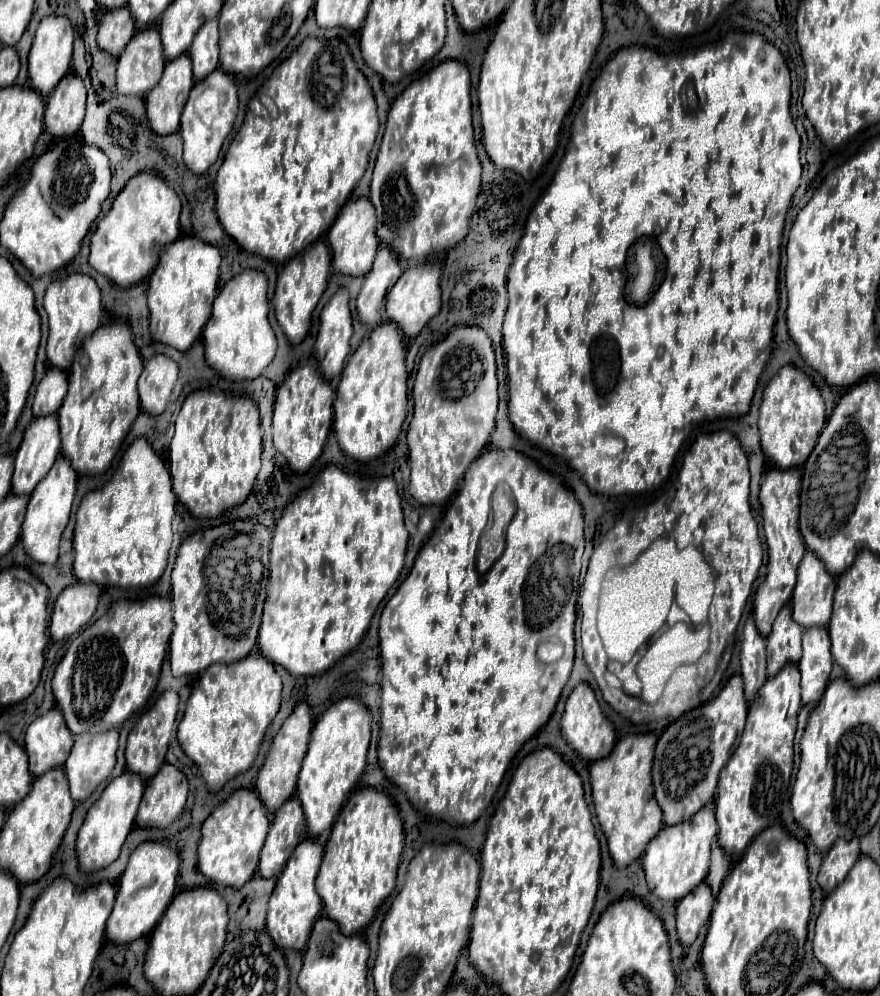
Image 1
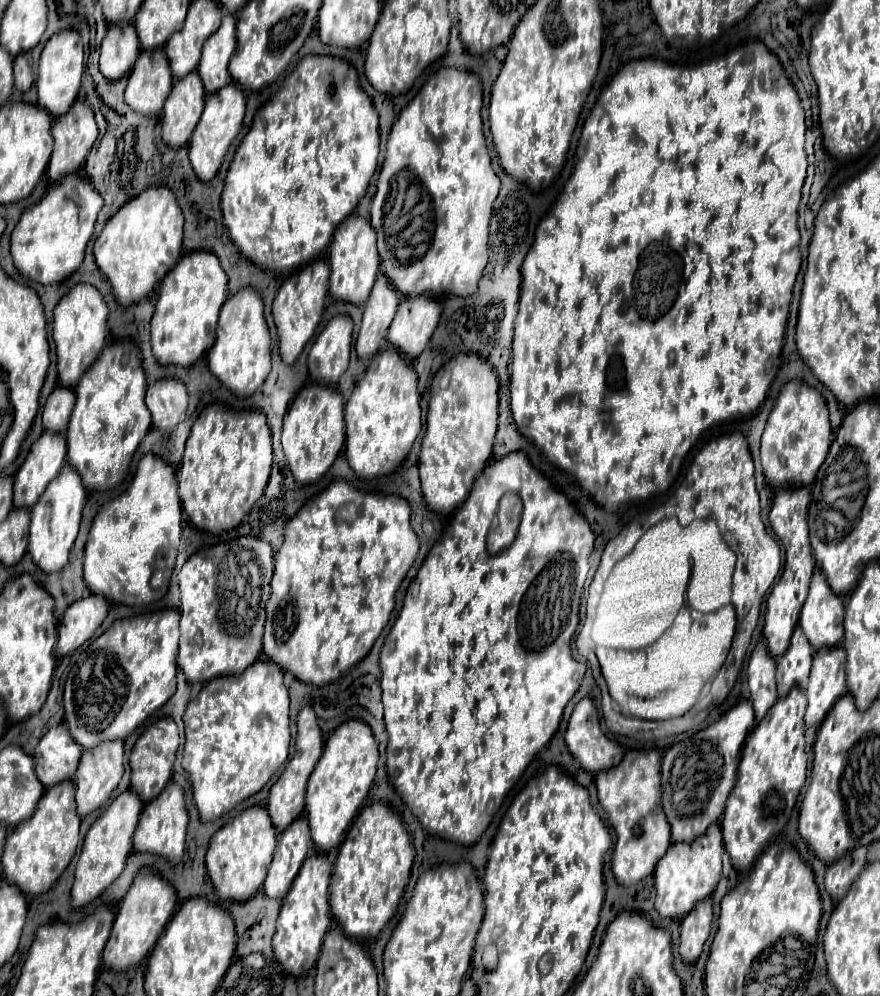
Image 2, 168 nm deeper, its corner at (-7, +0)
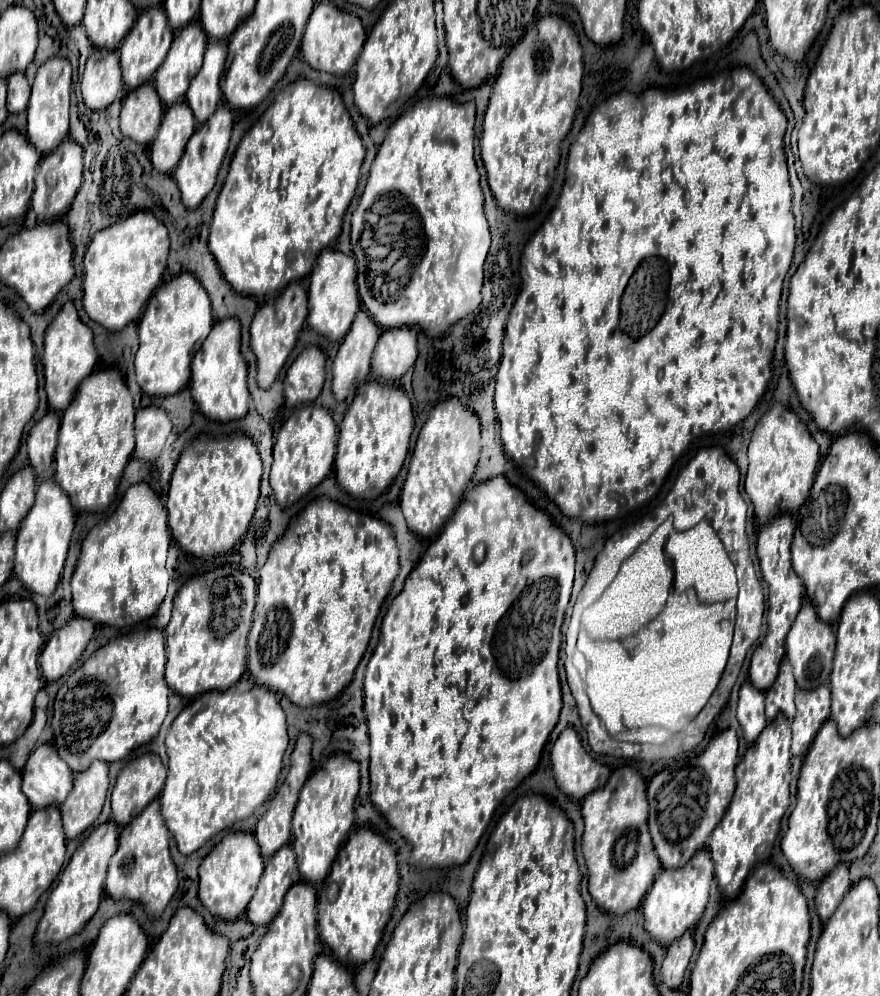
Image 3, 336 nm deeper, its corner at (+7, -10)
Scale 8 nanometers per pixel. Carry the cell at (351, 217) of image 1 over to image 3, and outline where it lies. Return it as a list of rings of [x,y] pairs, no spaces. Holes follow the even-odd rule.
[[[324,248],[316,258],[316,268],[310,276],[310,312],[308,324],[328,336],[330,340],[340,340],[346,336],[356,312],[360,310],[360,296],[356,296],[356,258],[334,248]]]

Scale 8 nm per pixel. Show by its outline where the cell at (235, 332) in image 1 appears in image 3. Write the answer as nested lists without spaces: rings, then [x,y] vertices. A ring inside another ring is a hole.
[[[216,320],[212,332],[204,340],[200,352],[192,360],[190,392],[202,414],[210,420],[230,422],[246,416],[250,390],[248,390],[248,364],[240,352],[240,324],[236,320]]]

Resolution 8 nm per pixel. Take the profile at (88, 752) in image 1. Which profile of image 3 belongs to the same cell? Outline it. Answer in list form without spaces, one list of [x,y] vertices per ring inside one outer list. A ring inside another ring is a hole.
[[[92,764],[88,772],[74,776],[74,788],[60,806],[66,838],[72,840],[94,824],[108,792],[108,764]]]

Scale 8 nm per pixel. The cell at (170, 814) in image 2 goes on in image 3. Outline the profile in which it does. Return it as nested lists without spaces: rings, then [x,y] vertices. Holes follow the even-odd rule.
[[[154,800],[144,808],[140,816],[136,816],[130,824],[120,830],[118,850],[110,860],[108,878],[106,878],[106,892],[114,898],[132,898],[146,906],[146,912],[158,918],[170,898],[178,888],[176,866],[170,856],[170,836],[168,828],[164,828],[164,818],[160,816],[160,804]]]

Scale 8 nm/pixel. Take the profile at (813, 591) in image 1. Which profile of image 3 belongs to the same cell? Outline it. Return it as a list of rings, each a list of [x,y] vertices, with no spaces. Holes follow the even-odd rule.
[[[806,600],[786,636],[786,656],[792,662],[794,676],[800,688],[816,688],[816,684],[828,682],[828,676],[832,672],[832,656],[834,656],[834,630],[830,624],[824,624],[816,616],[816,608],[810,600]]]

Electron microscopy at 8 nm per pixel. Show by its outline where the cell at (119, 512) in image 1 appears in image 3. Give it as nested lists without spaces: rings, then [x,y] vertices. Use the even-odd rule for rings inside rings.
[[[146,482],[130,486],[114,514],[98,522],[82,542],[82,552],[70,584],[74,612],[92,622],[116,628],[132,626],[156,614],[170,580],[164,568],[170,540],[162,500]]]

